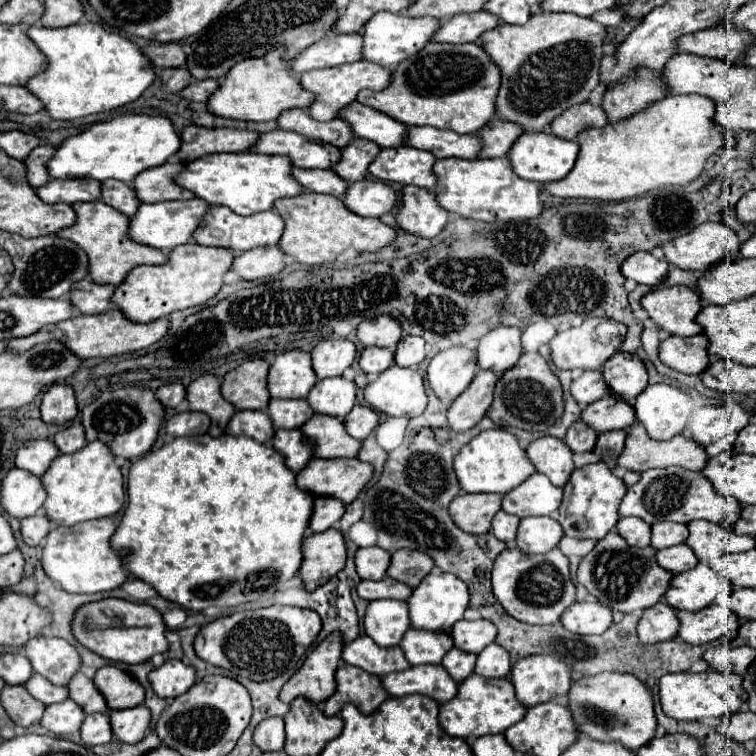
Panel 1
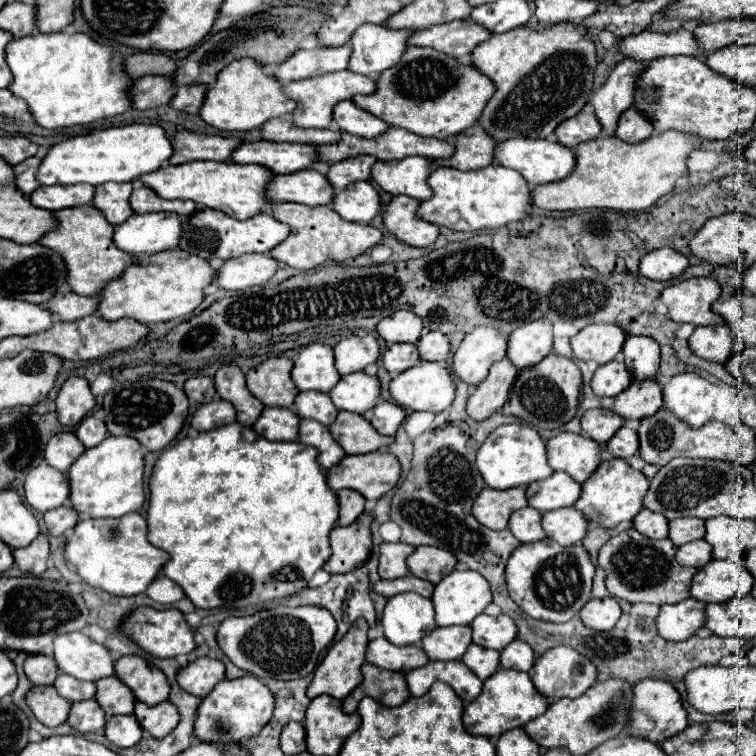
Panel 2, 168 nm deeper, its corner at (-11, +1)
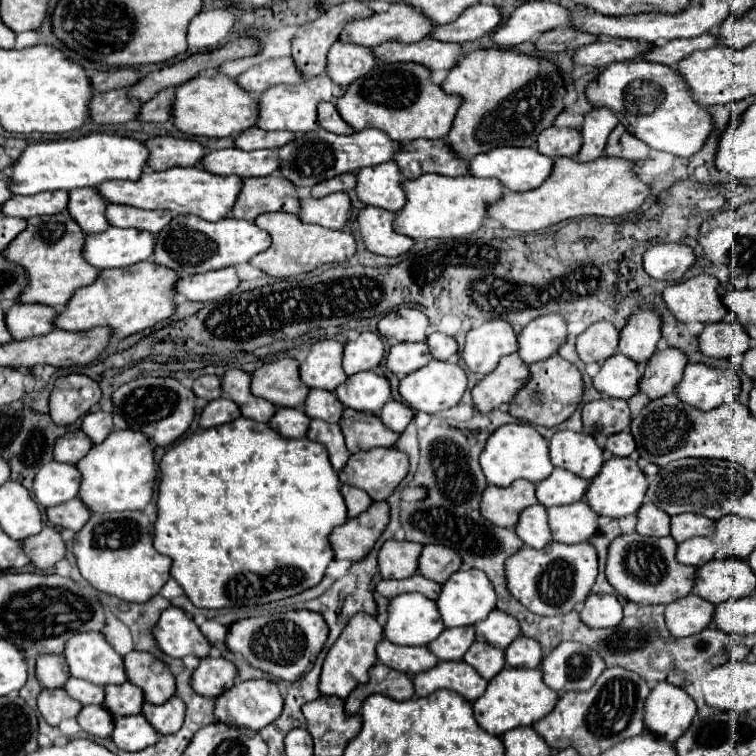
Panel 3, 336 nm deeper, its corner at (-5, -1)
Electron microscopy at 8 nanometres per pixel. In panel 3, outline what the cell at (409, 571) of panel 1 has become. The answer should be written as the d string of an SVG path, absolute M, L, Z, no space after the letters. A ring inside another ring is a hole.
M426 545L422 549L422 555L418 557L418 573L430 581L446 583L448 577L458 571L462 559L458 553L450 551L450 547L444 545ZM448 561L448 563L446 563ZM448 565L448 567L446 567ZM448 569L448 571L446 571Z

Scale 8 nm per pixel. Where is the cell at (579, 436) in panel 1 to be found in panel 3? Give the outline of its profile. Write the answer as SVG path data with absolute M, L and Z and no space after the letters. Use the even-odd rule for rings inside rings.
M598 399L582 407L584 431L592 437L614 435L630 427L630 409L624 399Z

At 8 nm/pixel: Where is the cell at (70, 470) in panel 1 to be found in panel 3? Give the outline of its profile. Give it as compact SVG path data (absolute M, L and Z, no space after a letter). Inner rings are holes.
M128 429L112 431L102 443L94 445L90 453L76 463L82 475L82 487L78 499L92 513L144 509L152 499L154 479L156 479L152 453L154 449L144 433Z

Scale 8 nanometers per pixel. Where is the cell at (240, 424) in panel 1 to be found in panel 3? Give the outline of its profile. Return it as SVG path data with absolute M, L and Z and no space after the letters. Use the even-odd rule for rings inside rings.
M278 407L268 425L270 425L274 431L278 431L282 437L300 439L300 437L304 437L306 431L308 431L310 417L308 417L302 409Z

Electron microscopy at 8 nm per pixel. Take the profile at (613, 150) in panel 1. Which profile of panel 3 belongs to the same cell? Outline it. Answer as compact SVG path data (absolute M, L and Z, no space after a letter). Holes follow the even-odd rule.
M602 155L590 163L578 163L574 157L558 157L554 159L552 175L546 179L546 183L542 183L542 187L524 193L506 191L500 201L488 207L488 217L502 227L518 233L530 233L582 215L628 215L640 209L650 195L650 185L644 183L634 171L636 165L638 163L626 163L626 159L614 159L608 155Z

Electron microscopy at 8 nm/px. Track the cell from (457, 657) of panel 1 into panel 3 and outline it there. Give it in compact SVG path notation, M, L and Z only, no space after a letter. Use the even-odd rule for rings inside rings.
M474 643L470 651L466 651L464 661L482 675L482 679L490 681L504 667L504 651L490 647L488 643Z

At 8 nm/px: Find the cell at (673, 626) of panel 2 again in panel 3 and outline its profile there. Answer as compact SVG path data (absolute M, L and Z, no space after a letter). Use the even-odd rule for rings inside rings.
M690 593L688 597L682 597L666 605L666 611L664 611L666 629L674 637L696 635L708 627L708 623L712 621L712 613L714 613L712 603Z

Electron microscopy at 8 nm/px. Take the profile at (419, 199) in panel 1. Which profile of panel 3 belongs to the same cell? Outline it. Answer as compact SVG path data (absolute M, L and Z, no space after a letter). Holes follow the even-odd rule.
M364 207L358 215L358 225L366 247L372 253L384 257L398 257L414 247L414 239L408 235L398 235L392 227L396 213L382 211L382 207Z

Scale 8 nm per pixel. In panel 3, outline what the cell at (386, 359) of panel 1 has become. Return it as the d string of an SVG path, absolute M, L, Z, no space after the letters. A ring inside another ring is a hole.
M396 343L392 345L388 357L386 357L386 367L402 379L404 375L424 367L430 361L430 351L426 343Z

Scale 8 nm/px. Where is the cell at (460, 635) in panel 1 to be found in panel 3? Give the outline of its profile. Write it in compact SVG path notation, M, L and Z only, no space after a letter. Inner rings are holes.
M500 609L490 611L490 615L482 619L482 623L476 623L474 629L476 641L486 641L498 649L506 649L520 635L518 621Z

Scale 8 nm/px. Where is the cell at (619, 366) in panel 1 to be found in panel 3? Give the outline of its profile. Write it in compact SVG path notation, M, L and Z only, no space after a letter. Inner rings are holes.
M642 305L620 331L618 349L638 365L646 365L646 361L654 355L660 337L662 333L658 313L650 305Z

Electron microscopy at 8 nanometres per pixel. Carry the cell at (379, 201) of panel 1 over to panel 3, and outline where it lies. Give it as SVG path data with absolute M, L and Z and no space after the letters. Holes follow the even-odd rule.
M346 191L326 195L322 199L302 199L300 219L304 223L318 223L328 229L344 229L352 213L352 201Z

